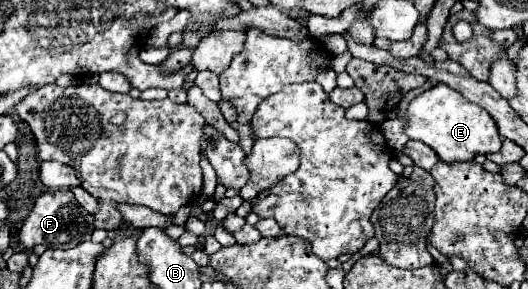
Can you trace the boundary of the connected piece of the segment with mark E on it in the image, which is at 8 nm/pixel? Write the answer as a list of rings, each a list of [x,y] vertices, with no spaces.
[[[437,83],[435,87],[417,95],[407,107],[407,121],[409,125],[405,127],[405,135],[409,139],[427,143],[439,155],[439,159],[447,163],[471,161],[479,153],[489,155],[501,147],[501,137],[491,115],[445,83]]]

